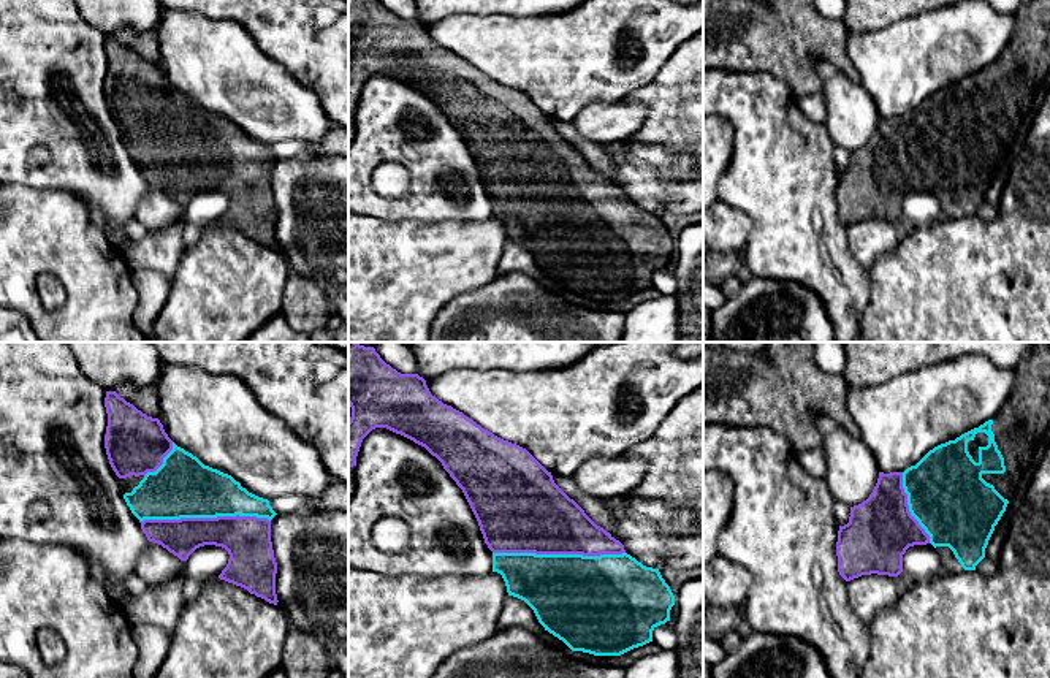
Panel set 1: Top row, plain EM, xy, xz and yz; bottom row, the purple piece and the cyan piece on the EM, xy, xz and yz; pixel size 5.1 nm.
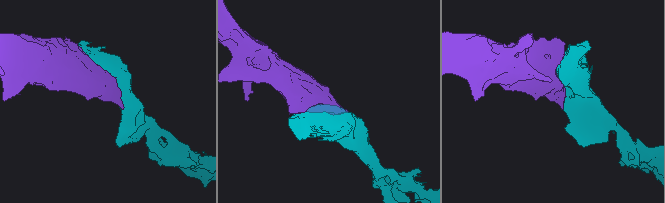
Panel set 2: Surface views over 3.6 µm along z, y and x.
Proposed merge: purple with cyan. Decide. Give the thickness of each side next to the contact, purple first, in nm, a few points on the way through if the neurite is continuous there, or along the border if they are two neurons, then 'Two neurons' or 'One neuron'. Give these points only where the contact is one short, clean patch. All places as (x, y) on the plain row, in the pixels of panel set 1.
Thickness 400 nm (purple) against 440 nm. One neuron

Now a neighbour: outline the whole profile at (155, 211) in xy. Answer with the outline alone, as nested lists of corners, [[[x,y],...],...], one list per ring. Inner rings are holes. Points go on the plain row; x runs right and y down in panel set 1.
[[[149,187],[136,208],[135,220],[147,231],[158,231],[174,225],[185,227],[187,214],[185,206],[181,206],[162,190]]]

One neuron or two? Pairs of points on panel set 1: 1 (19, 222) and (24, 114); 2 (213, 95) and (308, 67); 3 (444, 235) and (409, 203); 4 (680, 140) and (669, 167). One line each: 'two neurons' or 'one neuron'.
1: two neurons
2: two neurons
3: two neurons
4: two neurons

